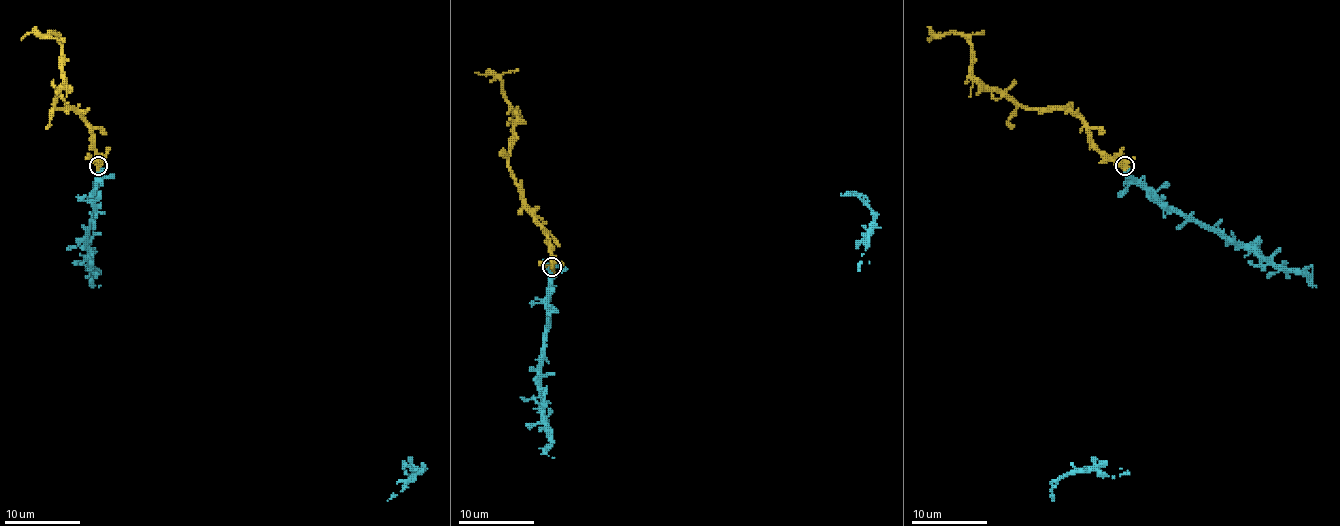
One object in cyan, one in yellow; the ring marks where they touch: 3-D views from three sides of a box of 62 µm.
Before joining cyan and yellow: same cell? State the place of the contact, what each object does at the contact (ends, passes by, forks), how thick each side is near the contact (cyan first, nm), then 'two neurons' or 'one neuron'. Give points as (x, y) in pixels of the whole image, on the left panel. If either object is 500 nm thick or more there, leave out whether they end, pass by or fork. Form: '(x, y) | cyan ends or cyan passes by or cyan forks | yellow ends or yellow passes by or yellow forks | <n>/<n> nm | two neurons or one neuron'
(98, 166) | 500/400 nm | one neuron

